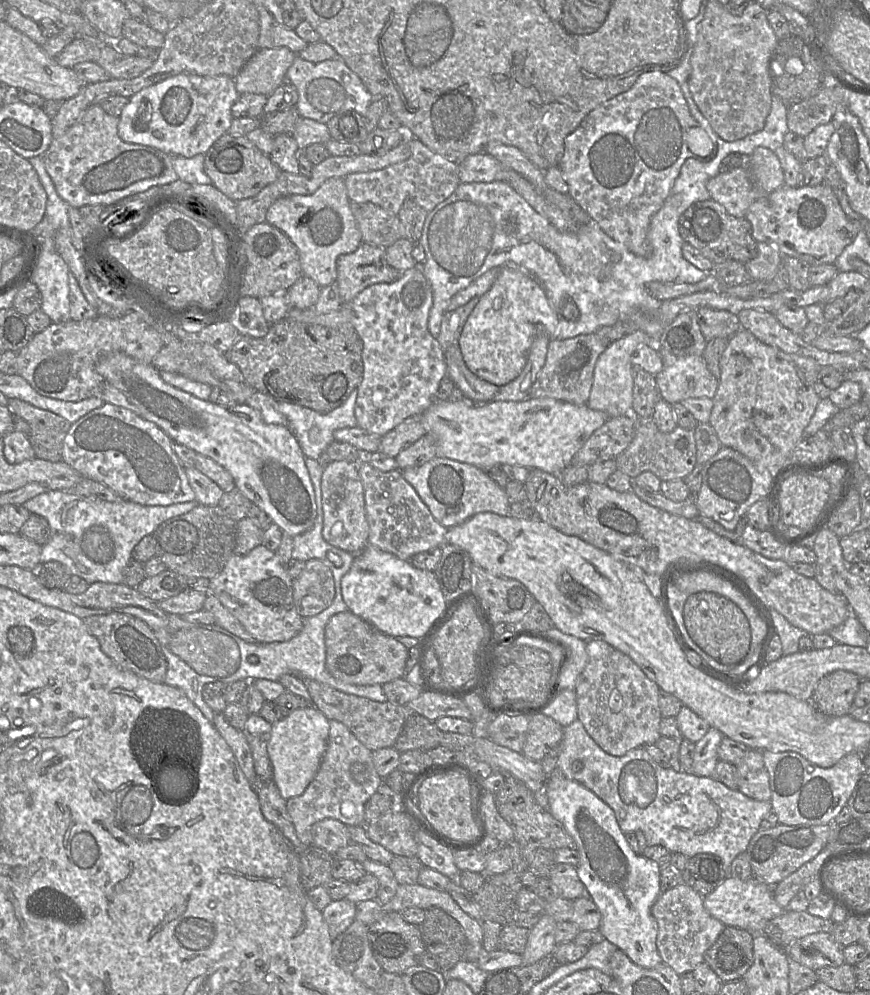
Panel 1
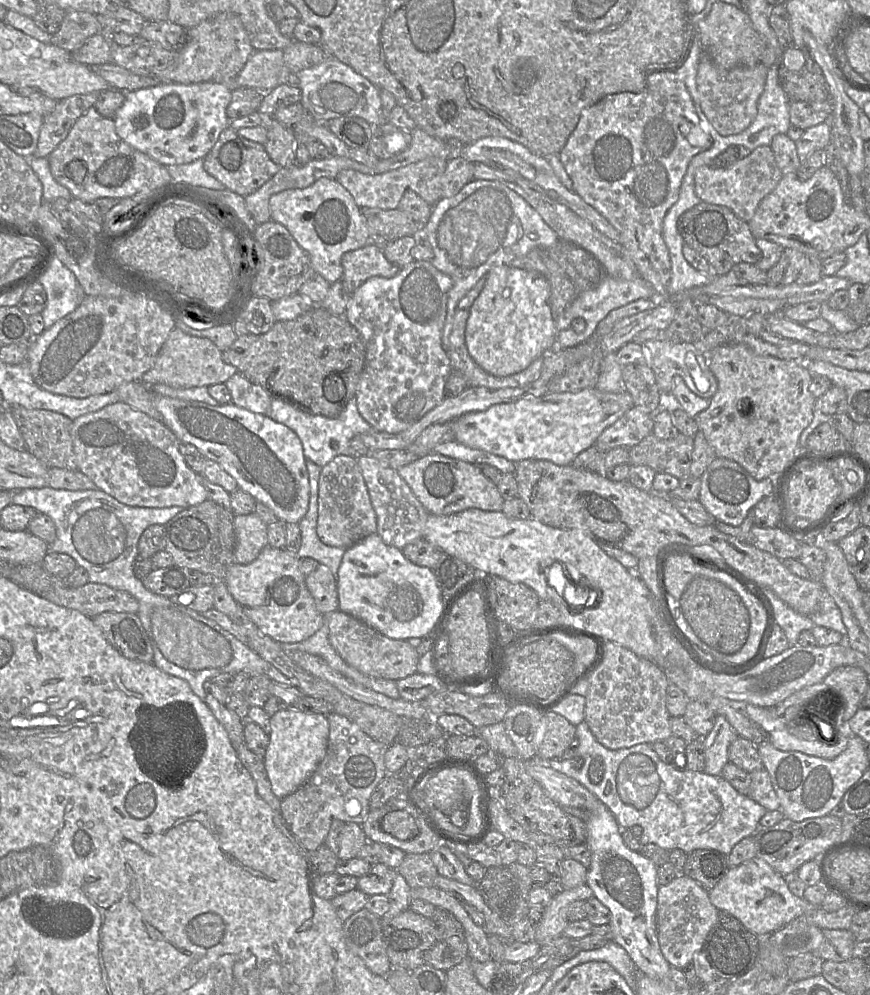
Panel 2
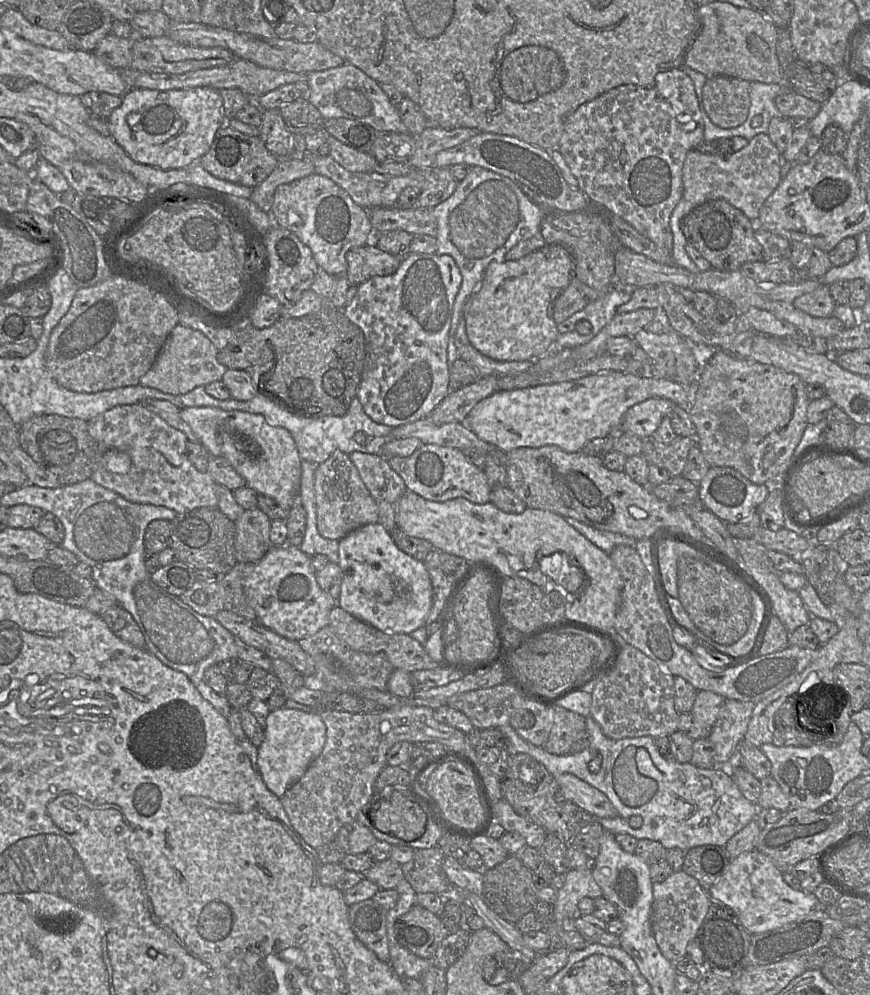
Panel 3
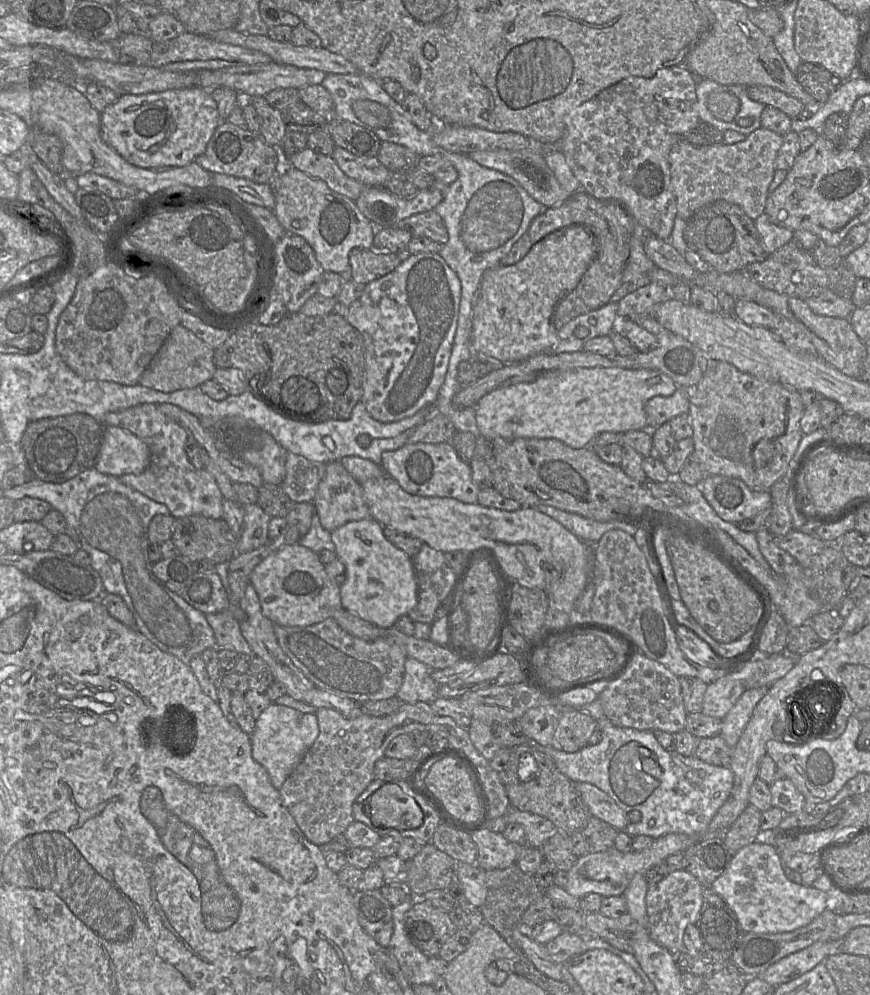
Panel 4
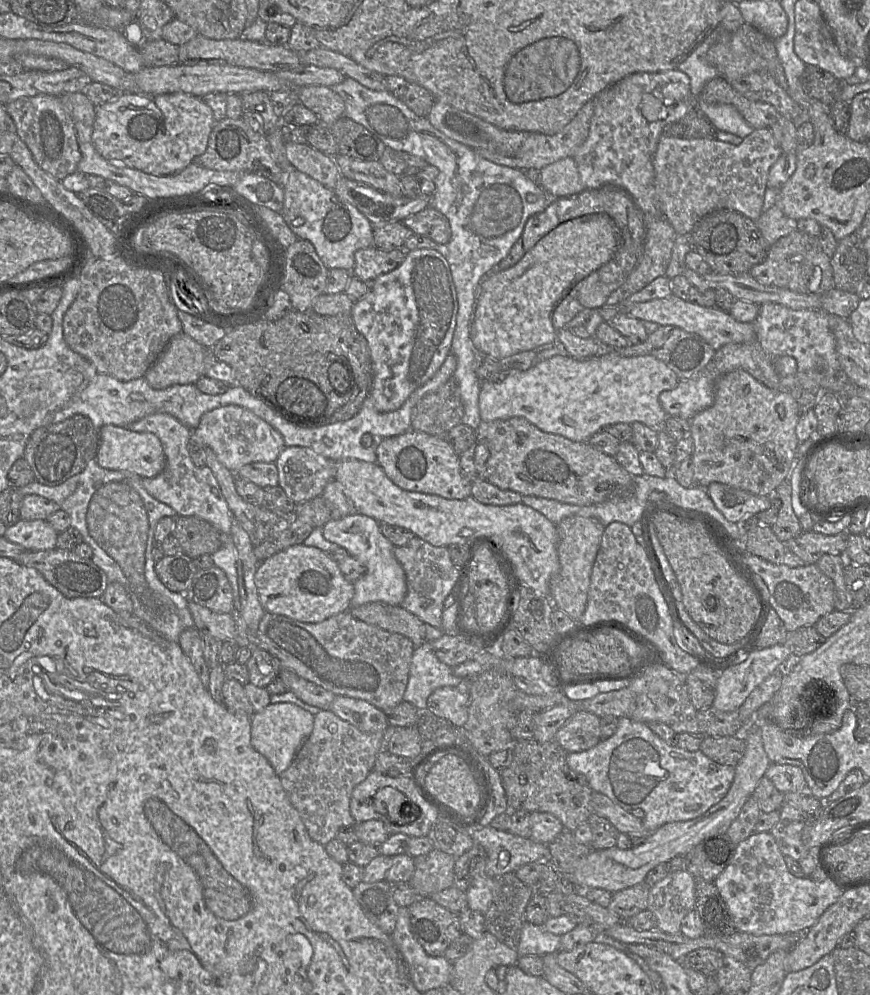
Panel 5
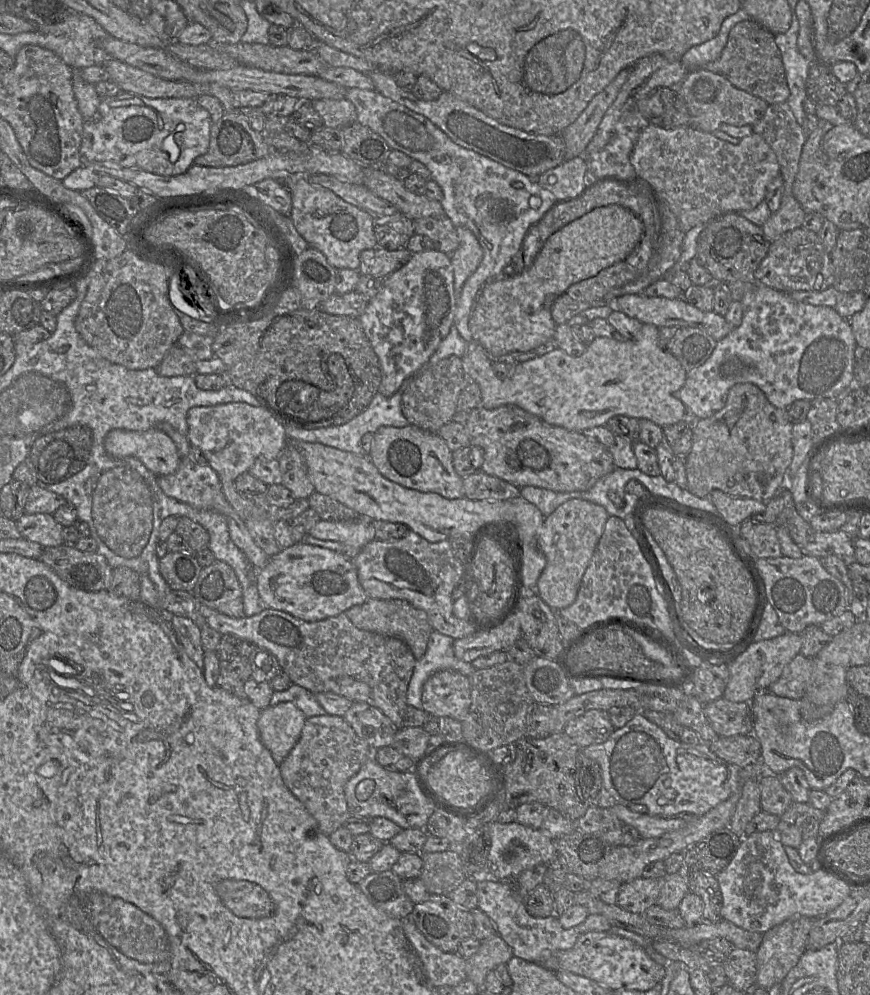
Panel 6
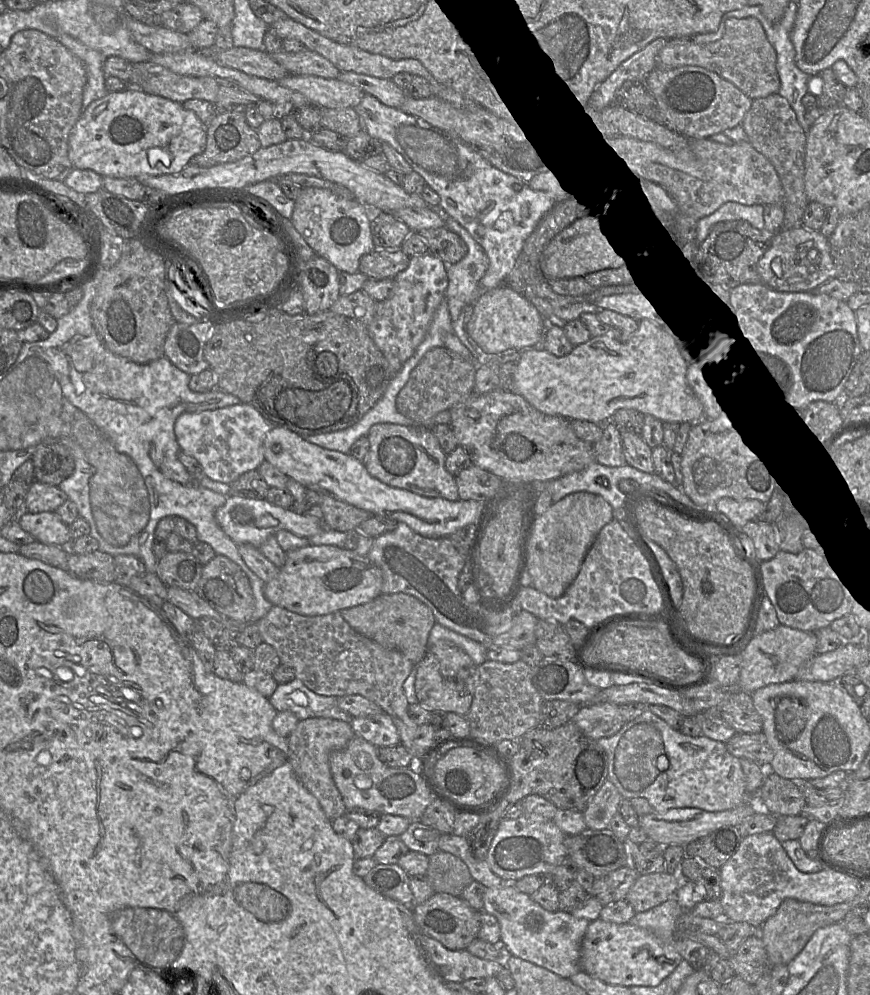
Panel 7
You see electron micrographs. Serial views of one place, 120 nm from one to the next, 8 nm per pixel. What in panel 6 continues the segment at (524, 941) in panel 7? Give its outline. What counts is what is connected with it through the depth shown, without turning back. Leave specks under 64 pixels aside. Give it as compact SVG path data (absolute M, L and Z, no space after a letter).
M480 877L477 880L477 891L478 908L490 918L497 934L512 949L514 957L540 963L556 951L571 949L580 936L575 928L563 928L557 916L545 918L531 916L523 901L512 890L510 882Z

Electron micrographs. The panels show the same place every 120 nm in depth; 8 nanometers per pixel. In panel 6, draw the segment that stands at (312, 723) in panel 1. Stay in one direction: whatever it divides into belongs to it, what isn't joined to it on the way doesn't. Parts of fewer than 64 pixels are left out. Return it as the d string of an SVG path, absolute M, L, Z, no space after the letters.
M291 701L261 711L257 722L260 739L279 766L299 740L306 719Z

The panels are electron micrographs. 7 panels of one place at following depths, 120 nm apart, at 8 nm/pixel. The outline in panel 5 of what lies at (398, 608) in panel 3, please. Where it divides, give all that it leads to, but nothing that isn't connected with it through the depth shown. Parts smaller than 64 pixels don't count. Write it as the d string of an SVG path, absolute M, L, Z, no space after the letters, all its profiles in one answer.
M354 512L344 518L328 521L322 529L327 541L344 548L349 556L365 567L365 573L353 583L354 595L351 599L351 607L373 602L391 606L401 605L407 593L405 572L394 556L395 546L382 534L378 521Z

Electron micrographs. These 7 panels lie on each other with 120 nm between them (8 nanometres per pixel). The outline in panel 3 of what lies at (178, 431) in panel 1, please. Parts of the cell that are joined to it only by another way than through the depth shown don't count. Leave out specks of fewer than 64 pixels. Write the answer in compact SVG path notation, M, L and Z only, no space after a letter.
M187 407L180 410L181 418L191 427L199 442L211 457L223 457L242 476L246 486L274 499L280 506L290 509L298 502L302 476L302 460L291 433L279 426L268 424L261 414L242 411L224 411L214 407Z

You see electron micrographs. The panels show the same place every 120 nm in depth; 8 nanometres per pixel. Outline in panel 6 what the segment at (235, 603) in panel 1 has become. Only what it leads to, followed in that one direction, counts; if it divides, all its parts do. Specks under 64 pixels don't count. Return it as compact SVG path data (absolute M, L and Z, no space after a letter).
M297 542L281 549L261 570L255 570L255 581L259 596L265 608L280 610L306 622L321 621L341 613L347 609L363 604L367 595L358 580L357 569L352 560L331 549Z

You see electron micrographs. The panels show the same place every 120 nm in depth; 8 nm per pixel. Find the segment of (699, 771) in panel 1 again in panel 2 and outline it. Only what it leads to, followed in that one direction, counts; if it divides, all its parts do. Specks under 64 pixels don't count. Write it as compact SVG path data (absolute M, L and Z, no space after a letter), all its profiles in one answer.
M717 715L713 729L705 736L705 773L721 776L723 767L729 762L730 744L737 737L727 719Z

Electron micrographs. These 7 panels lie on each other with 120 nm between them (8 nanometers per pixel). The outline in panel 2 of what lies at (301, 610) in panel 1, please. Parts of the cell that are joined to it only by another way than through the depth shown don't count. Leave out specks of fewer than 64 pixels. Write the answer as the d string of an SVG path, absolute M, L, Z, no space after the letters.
M319 564L305 577L305 584L320 613L325 615L338 610L336 579L326 565Z

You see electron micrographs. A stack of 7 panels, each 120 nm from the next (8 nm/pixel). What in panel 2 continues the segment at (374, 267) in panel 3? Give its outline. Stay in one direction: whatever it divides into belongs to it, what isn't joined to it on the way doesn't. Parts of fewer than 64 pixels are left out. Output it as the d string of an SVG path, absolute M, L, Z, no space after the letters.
M374 243L344 253L341 264L342 282L350 294L373 276L392 278L400 270L386 259L382 247Z

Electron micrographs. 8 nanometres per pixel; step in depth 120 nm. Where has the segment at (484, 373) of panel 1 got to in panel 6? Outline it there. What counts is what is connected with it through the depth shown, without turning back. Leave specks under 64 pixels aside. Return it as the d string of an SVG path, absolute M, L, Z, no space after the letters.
M617 204L595 208L562 227L547 239L533 264L521 274L491 279L479 289L470 312L471 341L483 347L493 361L512 352L528 352L544 346L555 336L557 324L551 313L555 300L572 284L625 260L639 244L643 232L643 222L632 211Z

